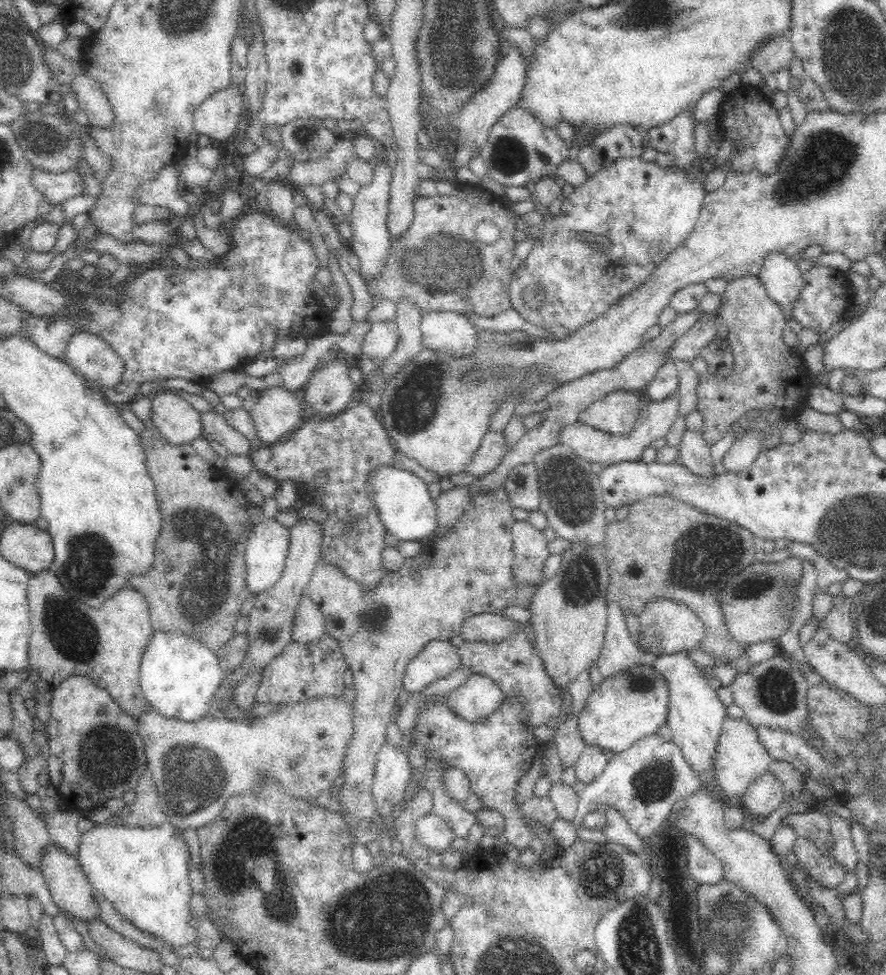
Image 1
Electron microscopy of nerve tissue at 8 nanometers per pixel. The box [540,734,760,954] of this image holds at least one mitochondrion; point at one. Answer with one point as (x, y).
(605, 877)

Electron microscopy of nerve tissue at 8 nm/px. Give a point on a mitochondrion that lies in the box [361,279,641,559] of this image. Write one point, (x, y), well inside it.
(570, 492)

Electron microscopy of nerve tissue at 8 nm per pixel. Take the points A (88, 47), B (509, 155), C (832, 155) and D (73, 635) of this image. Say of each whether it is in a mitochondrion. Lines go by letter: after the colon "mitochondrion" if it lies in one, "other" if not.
A: other
B: mitochondrion
C: mitochondrion
D: mitochondrion

